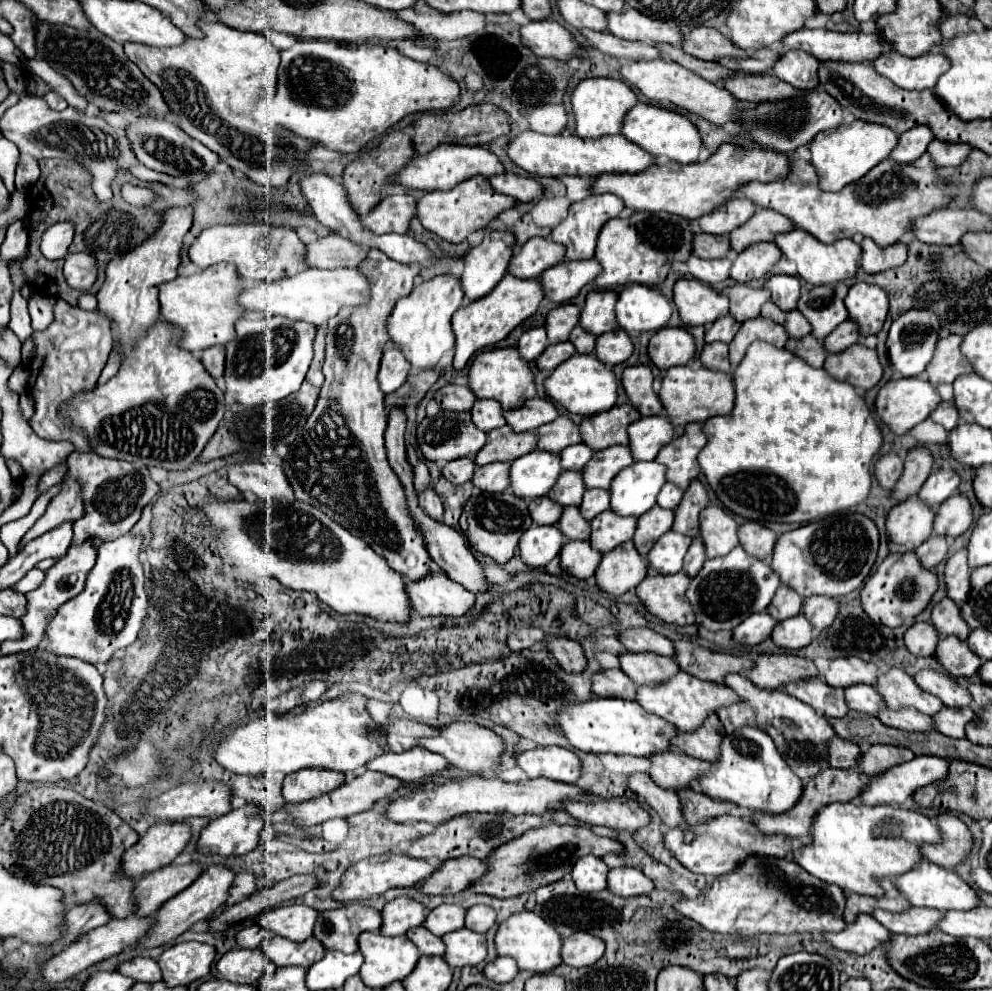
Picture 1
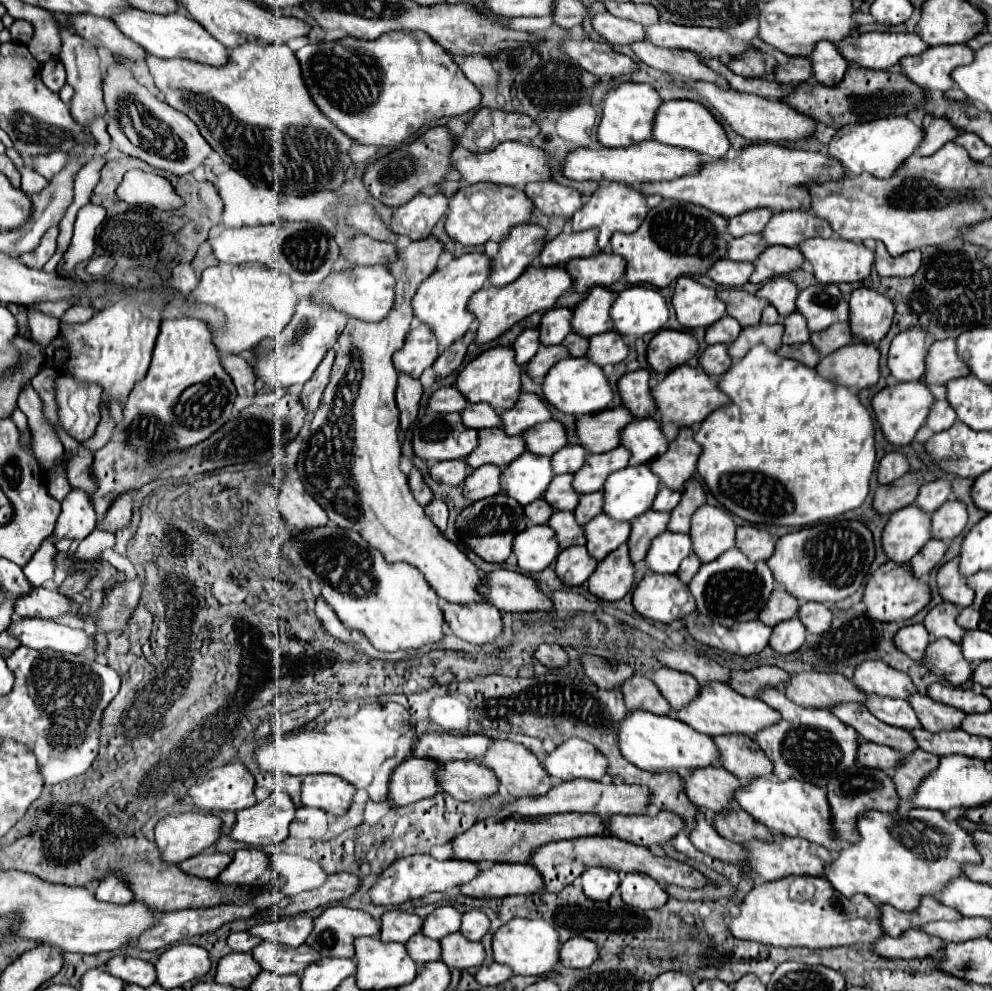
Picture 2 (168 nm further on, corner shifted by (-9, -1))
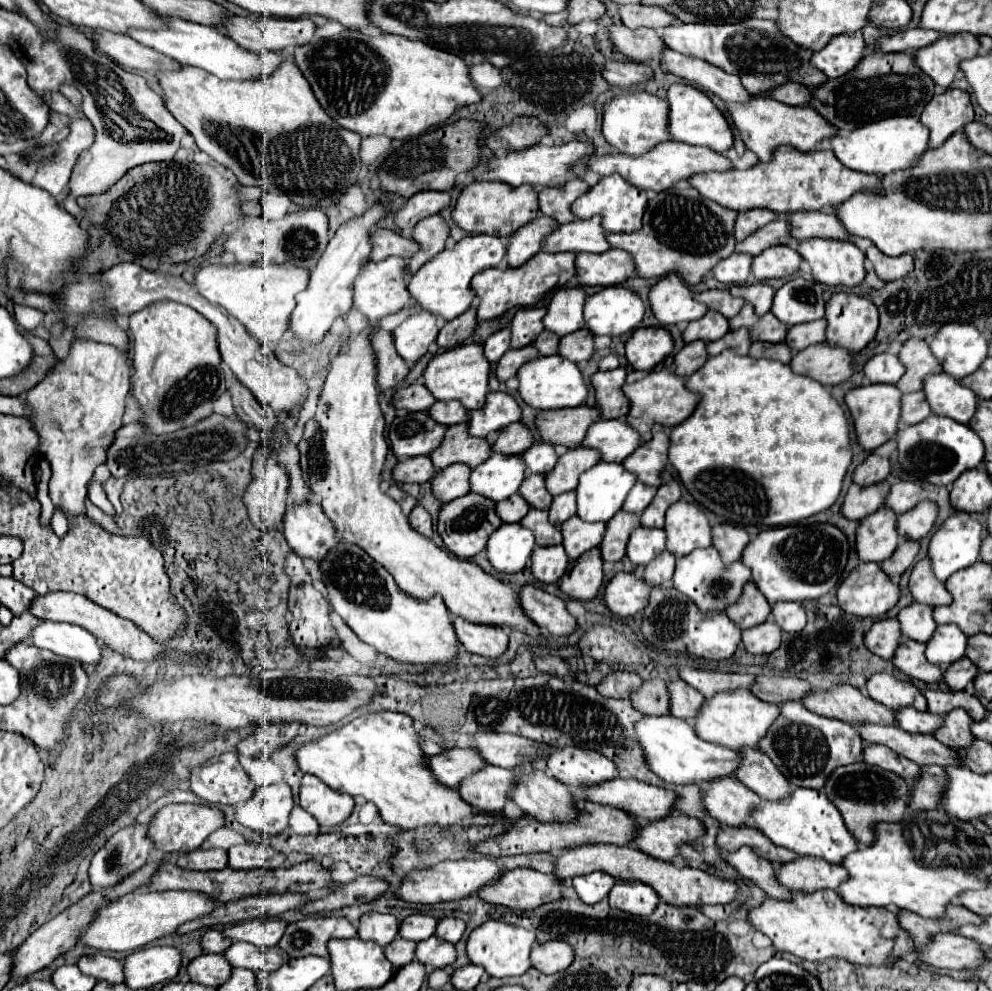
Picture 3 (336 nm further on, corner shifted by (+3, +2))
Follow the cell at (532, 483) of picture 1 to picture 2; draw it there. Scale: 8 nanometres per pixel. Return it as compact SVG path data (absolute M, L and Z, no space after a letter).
M531 452L521 454L509 466L501 468L501 488L519 504L531 504L541 498L553 478L551 458Z

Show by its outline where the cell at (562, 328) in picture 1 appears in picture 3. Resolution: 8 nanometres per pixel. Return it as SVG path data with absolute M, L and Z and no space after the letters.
M531 307L531 309L519 309L517 315L511 321L511 347L519 349L519 347L527 347L531 345L539 333L545 329L543 327L543 317L545 317L545 309L543 307Z

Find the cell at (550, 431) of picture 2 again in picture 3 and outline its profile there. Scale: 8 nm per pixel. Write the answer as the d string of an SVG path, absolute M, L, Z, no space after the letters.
M517 421L503 427L497 439L493 435L491 441L493 441L493 451L505 453L505 455L521 455L521 451L527 451L527 447L533 445L533 433L527 425Z

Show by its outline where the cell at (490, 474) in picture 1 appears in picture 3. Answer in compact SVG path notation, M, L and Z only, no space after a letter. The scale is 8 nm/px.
M451 465L441 469L431 481L435 497L439 497L443 503L449 503L457 497L467 495L471 491L471 483L469 483L471 471L473 471L471 467L463 467L463 465Z

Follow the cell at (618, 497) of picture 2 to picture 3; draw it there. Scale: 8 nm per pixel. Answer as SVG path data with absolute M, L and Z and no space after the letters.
M601 461L589 471L585 471L579 477L579 487L577 487L577 515L583 521L611 521L617 511L621 511L631 487L635 485L635 473L627 471L621 463L607 463Z

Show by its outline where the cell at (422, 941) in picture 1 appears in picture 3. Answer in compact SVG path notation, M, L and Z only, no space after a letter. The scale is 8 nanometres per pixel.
M397 935L387 947L385 947L385 957L395 965L395 969L411 963L415 959L415 941L403 939L401 935Z

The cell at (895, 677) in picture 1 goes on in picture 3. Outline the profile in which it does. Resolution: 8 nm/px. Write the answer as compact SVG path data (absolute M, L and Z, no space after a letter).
M953 709L943 715L943 727L939 727L933 737L947 747L967 747L973 739L969 725L973 719L963 709Z

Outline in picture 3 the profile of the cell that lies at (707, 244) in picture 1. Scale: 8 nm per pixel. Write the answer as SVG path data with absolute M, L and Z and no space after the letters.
M777 217L773 223L755 231L751 237L747 237L743 241L737 241L735 251L737 253L759 255L763 249L773 247L773 245L785 245L787 241L789 241L789 225L783 217Z

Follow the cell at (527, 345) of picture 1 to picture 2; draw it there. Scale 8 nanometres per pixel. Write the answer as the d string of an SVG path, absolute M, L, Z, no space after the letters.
M523 330L517 340L513 342L513 350L515 350L515 362L523 368L537 352L539 348L539 332L537 330Z

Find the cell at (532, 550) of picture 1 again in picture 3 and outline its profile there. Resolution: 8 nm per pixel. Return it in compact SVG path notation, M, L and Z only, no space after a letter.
M521 523L499 527L487 543L487 559L497 571L503 573L517 573L525 569L535 549L535 535L527 531Z

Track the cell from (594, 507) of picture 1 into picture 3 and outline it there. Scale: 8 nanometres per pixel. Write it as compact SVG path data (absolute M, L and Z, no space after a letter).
M567 491L563 495L557 495L553 499L553 505L549 509L549 521L553 525L561 525L563 521L567 521L569 517L577 515L577 499L575 499L575 491Z

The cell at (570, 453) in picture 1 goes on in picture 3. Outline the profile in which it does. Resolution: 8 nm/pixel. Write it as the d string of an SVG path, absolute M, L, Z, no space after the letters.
M541 441L533 443L533 447L523 453L527 473L549 473L555 467L557 459L559 455L555 447L551 443L541 443Z

